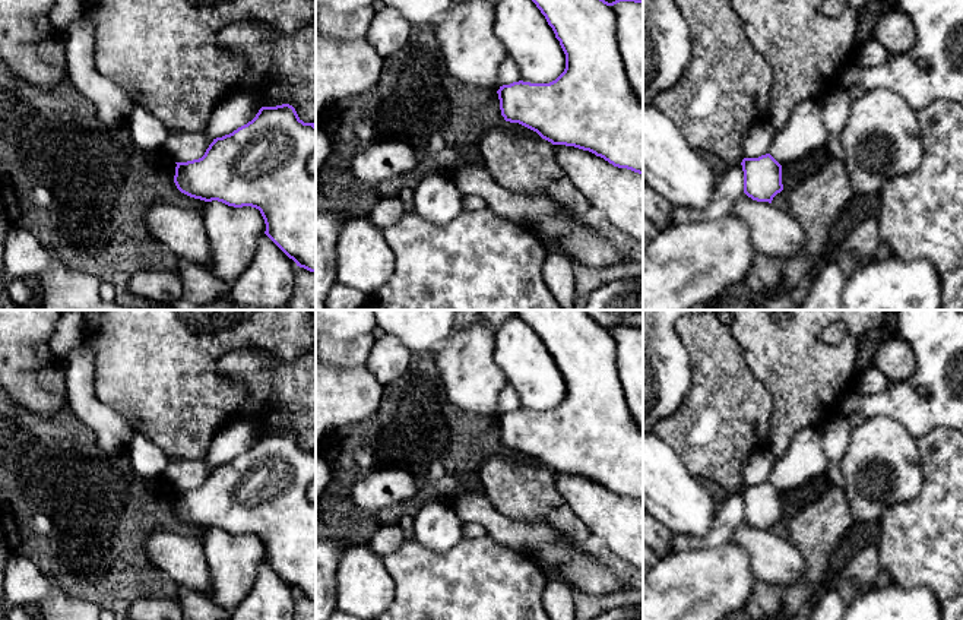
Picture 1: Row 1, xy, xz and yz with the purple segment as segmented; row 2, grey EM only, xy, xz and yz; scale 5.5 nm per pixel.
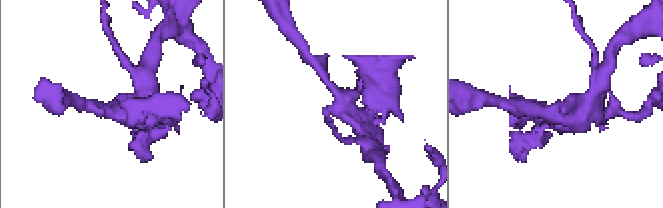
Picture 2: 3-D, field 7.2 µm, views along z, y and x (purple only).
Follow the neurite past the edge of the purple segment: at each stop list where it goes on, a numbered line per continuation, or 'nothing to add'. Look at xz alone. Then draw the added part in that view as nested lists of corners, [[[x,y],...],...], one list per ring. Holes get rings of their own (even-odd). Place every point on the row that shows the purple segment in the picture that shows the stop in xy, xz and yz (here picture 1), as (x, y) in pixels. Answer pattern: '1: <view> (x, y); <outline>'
nothing to add

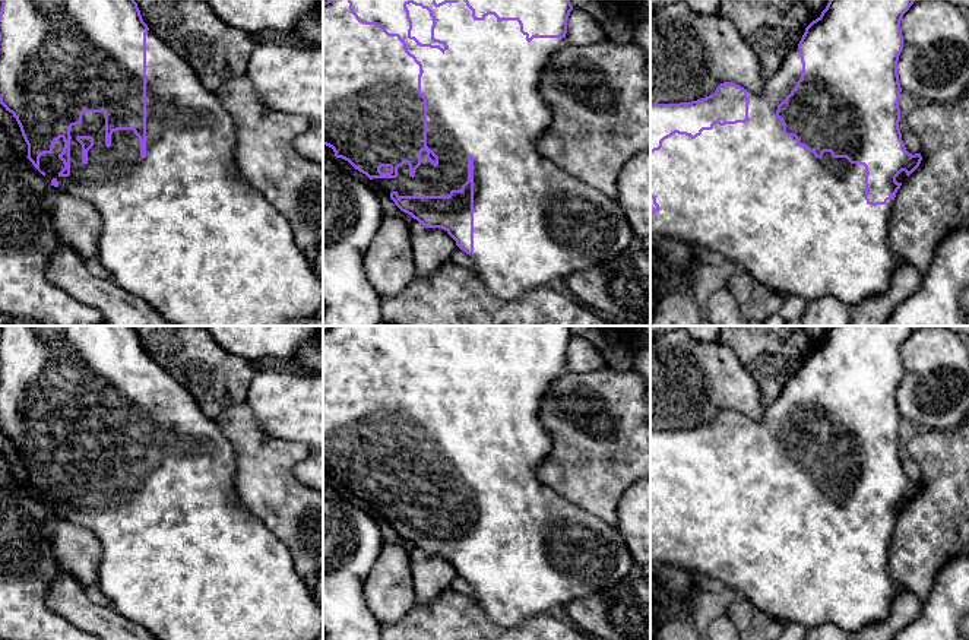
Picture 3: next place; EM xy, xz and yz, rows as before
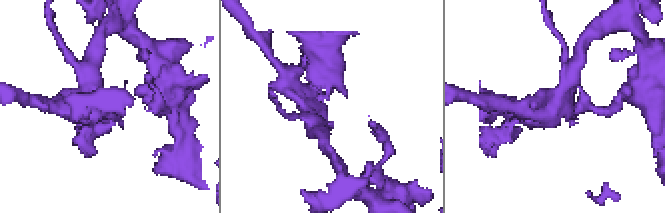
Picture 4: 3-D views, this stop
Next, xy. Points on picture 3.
1: xy (181, 230); [[[152,31],[146,34],[146,156],[140,156],[140,140],[133,130],[117,130],[111,134],[111,146],[105,146],[105,115],[102,113],[83,113],[82,123],[72,126],[70,130],[70,175],[60,177],[64,168],[58,155],[63,152],[64,142],[60,137],[51,153],[39,158],[39,169],[45,178],[58,181],[58,190],[73,197],[79,197],[94,205],[102,221],[98,237],[99,263],[111,273],[113,281],[127,292],[145,300],[172,326],[284,326],[289,320],[316,317],[323,304],[323,279],[316,273],[311,257],[308,257],[294,241],[294,234],[286,218],[278,212],[267,199],[240,175],[234,162],[235,124],[231,114],[225,110],[218,95],[208,91],[199,80],[191,66],[175,54]],[[77,136],[92,136],[94,146],[88,151],[88,162],[82,162],[82,145]]]

